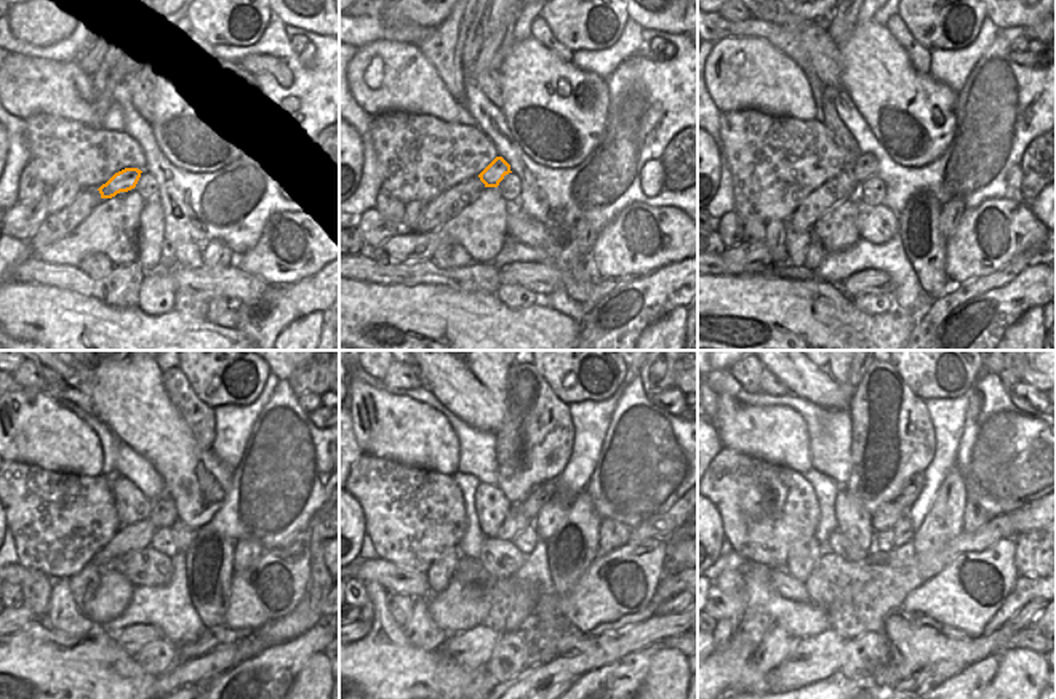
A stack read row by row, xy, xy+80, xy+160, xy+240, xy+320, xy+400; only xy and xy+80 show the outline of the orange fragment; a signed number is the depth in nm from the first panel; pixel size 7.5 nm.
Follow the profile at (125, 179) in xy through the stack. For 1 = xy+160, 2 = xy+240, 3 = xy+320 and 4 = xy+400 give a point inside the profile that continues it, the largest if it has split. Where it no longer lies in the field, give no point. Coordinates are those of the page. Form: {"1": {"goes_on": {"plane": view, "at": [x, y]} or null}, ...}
{"1": {"goes_on": {"plane": "xy+160", "at": [864, 165]}}, "2": {"goes_on": {"plane": "xy+240", "at": [164, 512]}}, "3": {"goes_on": {"plane": "xy+320", "at": [543, 493]}}, "4": {"goes_on": {"plane": "xy+400", "at": [911, 490]}}}

